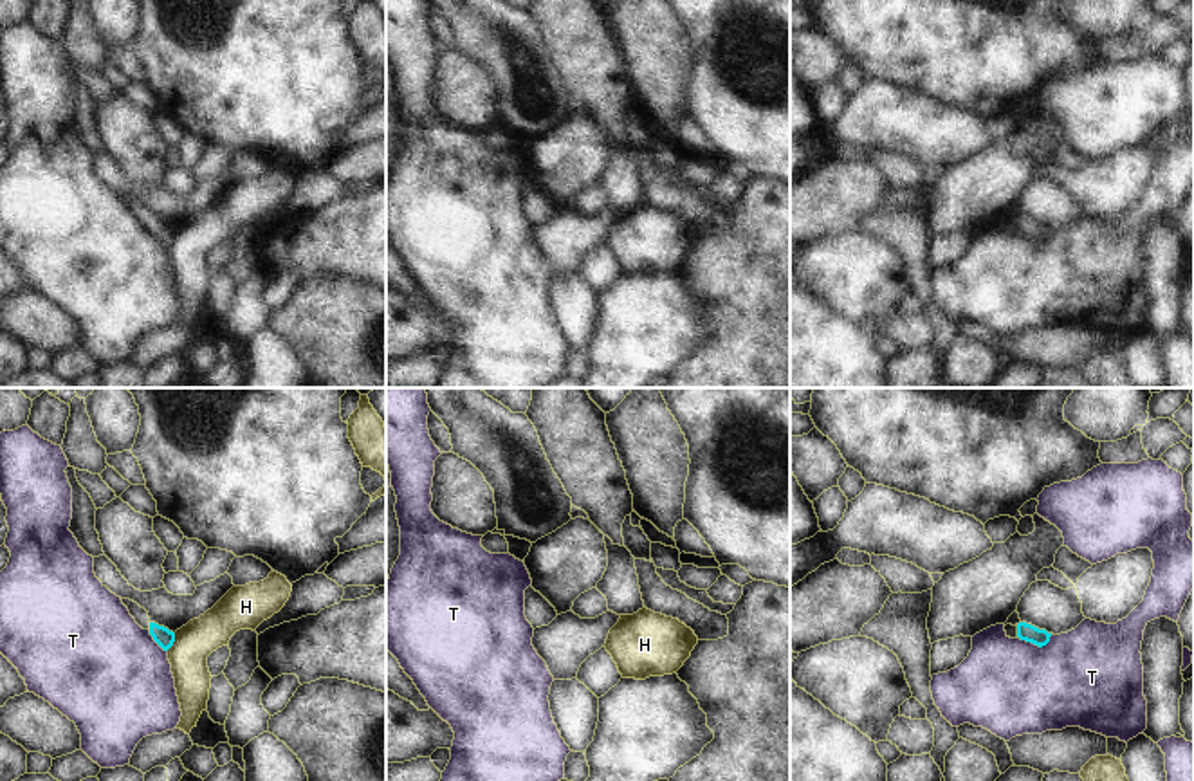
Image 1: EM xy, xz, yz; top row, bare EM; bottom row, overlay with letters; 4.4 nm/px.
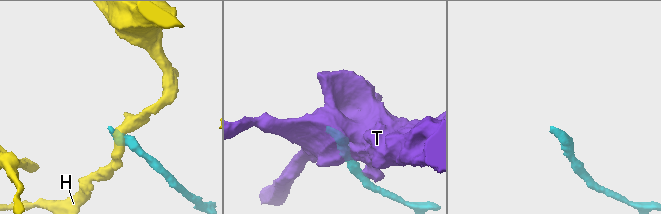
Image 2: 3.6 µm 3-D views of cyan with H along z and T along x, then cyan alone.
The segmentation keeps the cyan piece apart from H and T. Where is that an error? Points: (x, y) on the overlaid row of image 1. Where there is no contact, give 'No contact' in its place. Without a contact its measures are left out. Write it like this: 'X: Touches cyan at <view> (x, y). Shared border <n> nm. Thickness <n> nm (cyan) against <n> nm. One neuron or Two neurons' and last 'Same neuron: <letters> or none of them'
H: Touches cyan at xy (174, 641). Shared border 90 nm. Thickness 80 nm (cyan) against 180 nm. Two neurons
T: Touches cyan at yz (1036, 644). Shared border 160 nm. Thickness 80 nm (cyan) against 440 nm. Two neurons
Same neuron: none of them.

